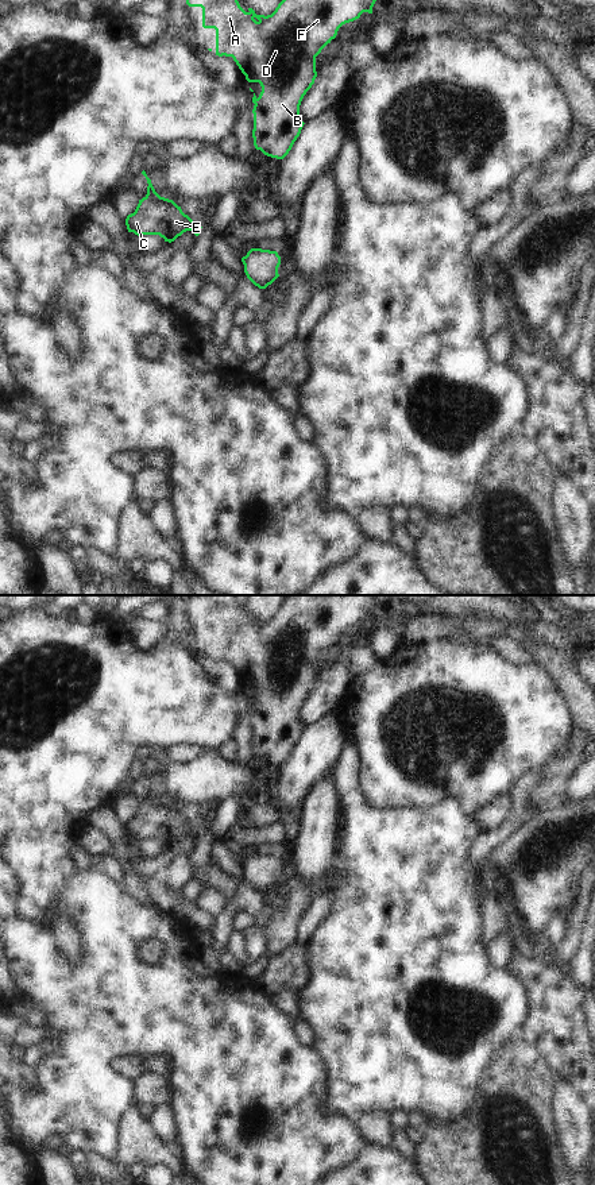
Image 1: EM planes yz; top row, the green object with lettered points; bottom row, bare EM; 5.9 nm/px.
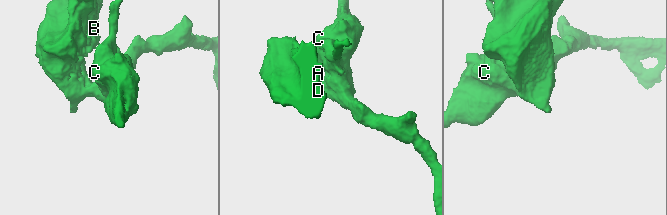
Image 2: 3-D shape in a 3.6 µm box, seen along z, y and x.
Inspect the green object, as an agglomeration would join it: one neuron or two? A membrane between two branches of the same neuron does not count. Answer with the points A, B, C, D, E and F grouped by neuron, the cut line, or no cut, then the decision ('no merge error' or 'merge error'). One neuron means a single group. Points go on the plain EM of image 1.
A B C D E F | no cut | no merge error

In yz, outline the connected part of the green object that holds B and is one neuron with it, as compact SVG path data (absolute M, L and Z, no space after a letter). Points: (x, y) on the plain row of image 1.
M193 595L186 603L189 611L202 613L202 632L216 634L216 660L232 661L248 687L259 687L260 699L254 698L254 750L264 760L283 764L301 738L304 726L300 710L317 682L316 661L336 642L339 633L360 622L363 617L372 618L376 606L374 595L289 595L271 619L256 619L252 613L246 617L235 595Z

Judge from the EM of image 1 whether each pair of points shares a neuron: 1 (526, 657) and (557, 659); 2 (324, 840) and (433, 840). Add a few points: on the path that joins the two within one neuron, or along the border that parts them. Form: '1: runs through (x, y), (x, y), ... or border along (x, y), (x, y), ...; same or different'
1: border along (522, 645), (533, 653), (537, 663); different
2: border along (340, 829), (335, 860); different

